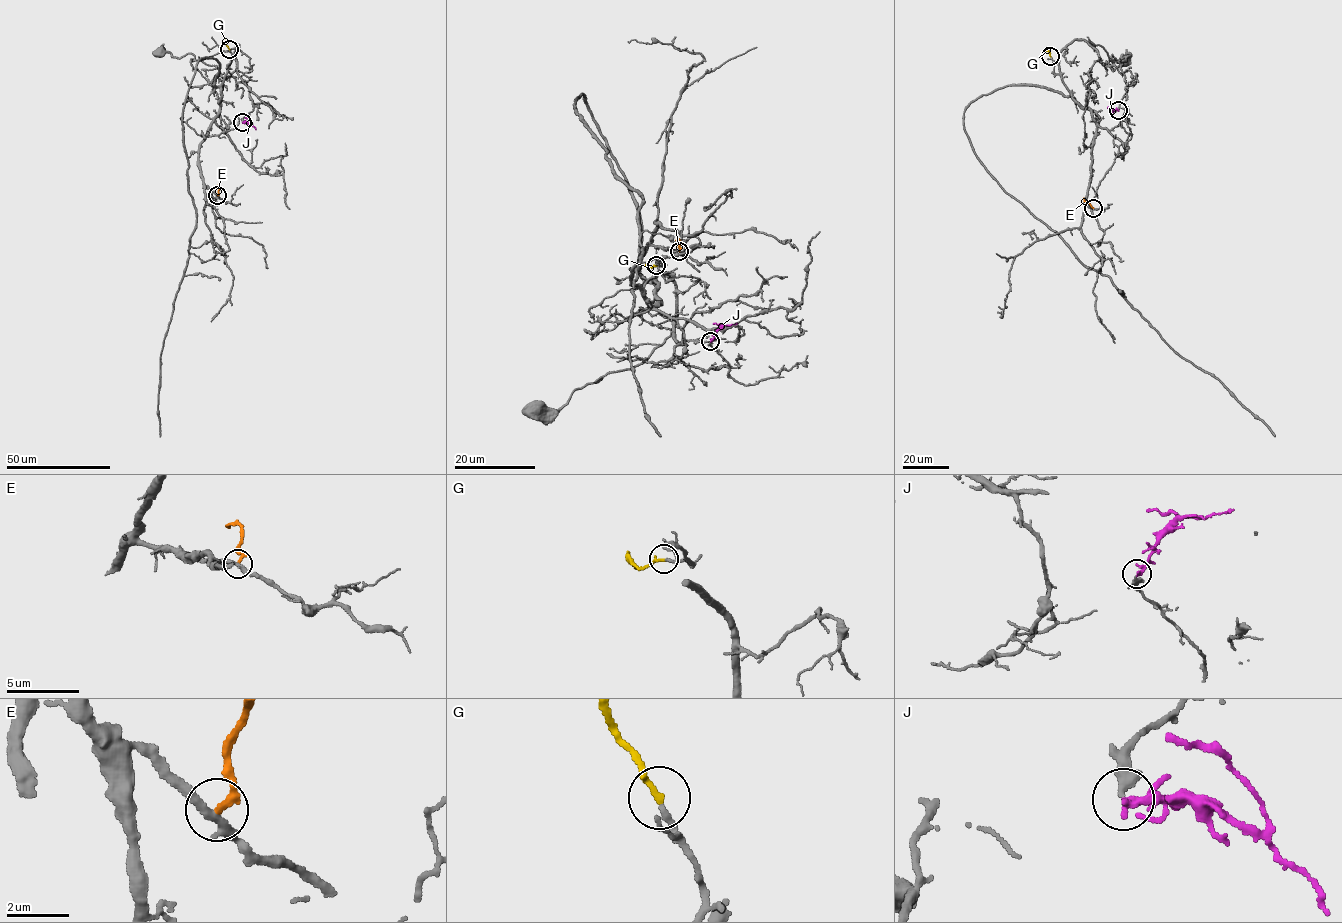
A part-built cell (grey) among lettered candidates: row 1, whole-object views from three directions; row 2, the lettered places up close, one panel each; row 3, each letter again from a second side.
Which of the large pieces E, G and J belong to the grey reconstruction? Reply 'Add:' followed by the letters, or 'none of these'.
Add: G

